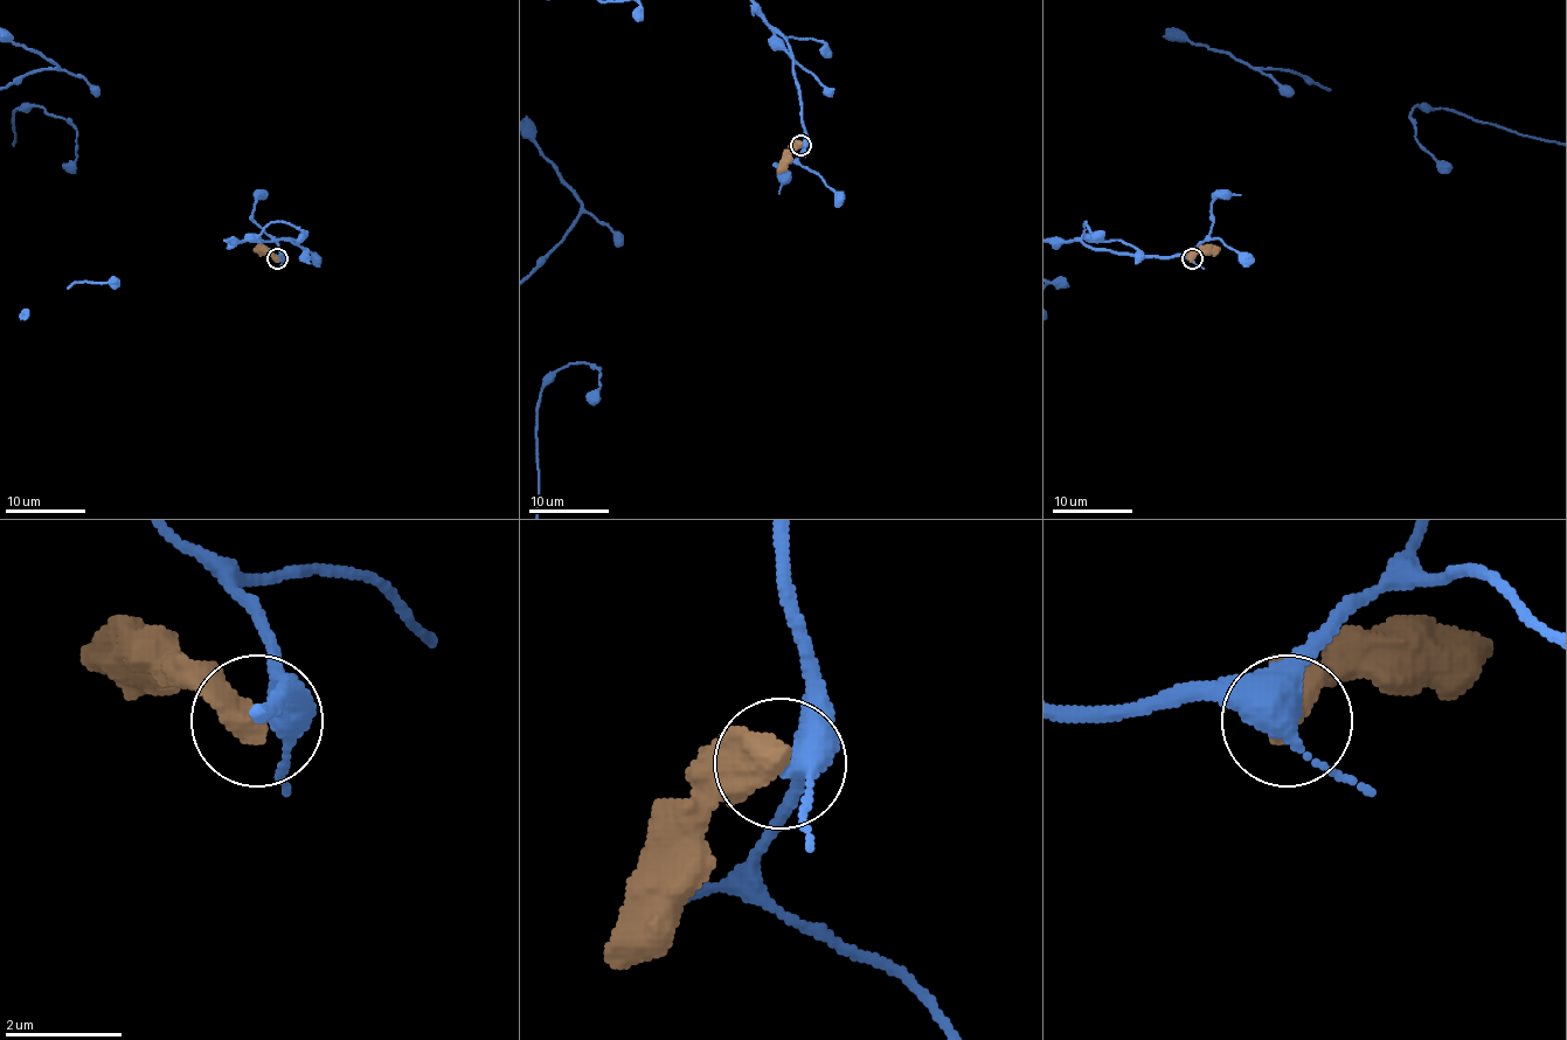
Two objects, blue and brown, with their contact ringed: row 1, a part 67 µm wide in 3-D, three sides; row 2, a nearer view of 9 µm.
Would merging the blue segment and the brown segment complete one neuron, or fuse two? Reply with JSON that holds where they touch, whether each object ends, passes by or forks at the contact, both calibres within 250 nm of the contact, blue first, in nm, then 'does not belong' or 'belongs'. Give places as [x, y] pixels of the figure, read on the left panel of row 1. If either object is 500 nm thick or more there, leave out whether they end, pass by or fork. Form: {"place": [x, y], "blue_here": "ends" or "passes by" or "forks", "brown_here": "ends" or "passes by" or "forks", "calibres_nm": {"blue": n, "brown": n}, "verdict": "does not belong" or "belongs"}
{"place": [277, 258], "calibres_nm": {"blue": 400, "brown": 600}, "verdict": "does not belong"}

